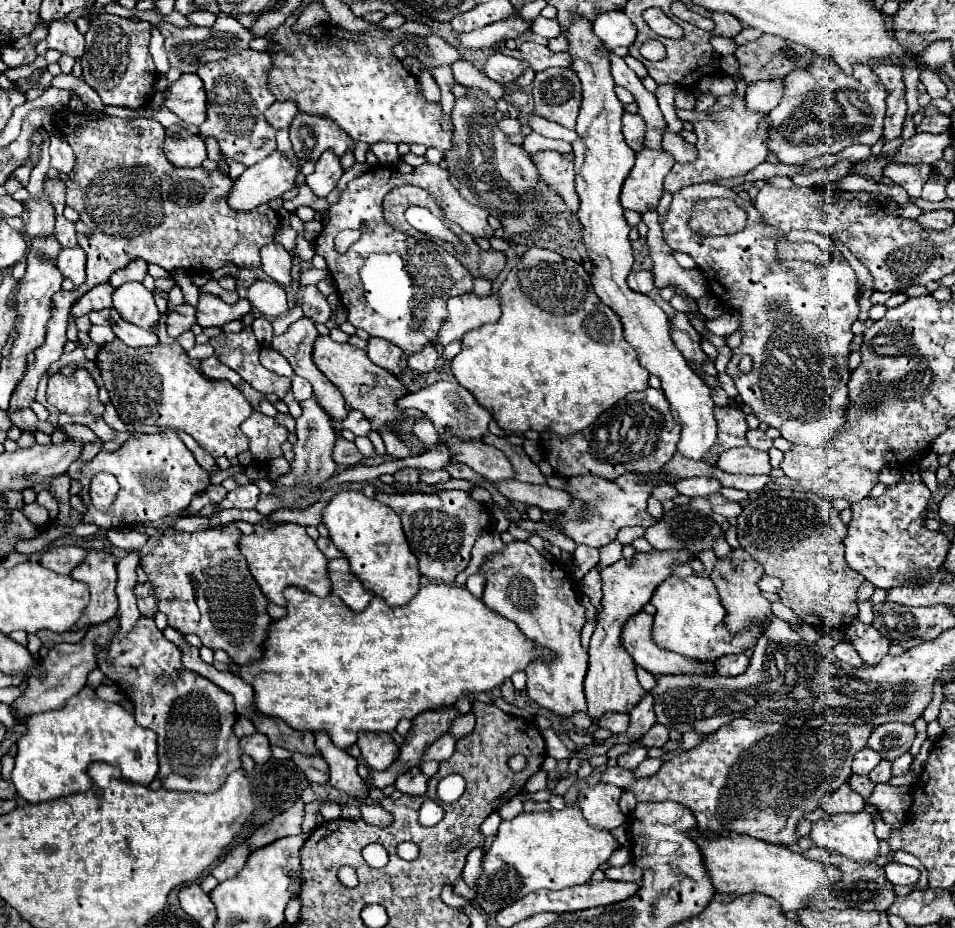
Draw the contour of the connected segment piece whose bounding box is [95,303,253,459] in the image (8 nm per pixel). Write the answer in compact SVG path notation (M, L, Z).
M183 303L173 313L169 313L169 319L167 319L167 333L175 339L171 345L155 345L155 347L131 349L125 343L121 343L119 339L115 339L113 343L107 343L107 345L103 345L99 349L95 363L97 363L99 371L101 371L101 377L103 377L103 383L105 383L107 391L109 391L111 403L117 409L123 423L133 425L133 427L157 425L157 427L169 427L169 429L185 431L211 457L225 455L227 459L231 459L231 457L237 457L241 451L249 449L249 439L243 435L239 425L251 415L253 407L243 397L243 393L237 391L229 381L211 381L211 379L207 379L197 369L197 361L191 361L191 357L187 357L185 349L177 343L177 337L181 333L189 331L193 323L195 323L195 307Z

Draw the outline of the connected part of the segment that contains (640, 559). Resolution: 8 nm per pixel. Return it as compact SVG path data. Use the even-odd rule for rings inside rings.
M651 551L651 553L637 553L631 561L619 559L619 563L601 569L603 609L597 615L597 627L591 637L589 667L585 677L585 697L589 707L587 713L593 717L593 721L599 719L605 711L627 713L645 697L645 691L641 689L635 677L635 663L621 643L621 631L629 621L629 617L637 615L643 609L643 605L649 603L657 585L671 575L669 567L673 563L687 563L689 559L691 555L685 555L685 551L667 551L667 553Z

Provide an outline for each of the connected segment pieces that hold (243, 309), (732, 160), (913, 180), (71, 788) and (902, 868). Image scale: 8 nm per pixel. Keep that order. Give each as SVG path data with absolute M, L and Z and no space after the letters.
M201 293L197 303L197 323L201 327L223 327L229 321L241 319L251 311L247 299L239 299L237 303L229 305L217 295Z
M735 93L733 105L719 111L677 111L677 117L691 123L697 133L697 159L693 163L675 163L665 179L665 191L675 193L681 187L697 183L717 183L721 179L733 179L747 175L753 167L765 161L769 151L765 151L765 119L767 115L749 113L745 109L745 99Z
M889 165L885 169L885 175L899 183L913 199L921 195L921 187L929 179L929 173L929 165Z
M83 687L77 695L73 695L61 709L55 711L45 711L45 713L35 713L25 719L25 733L19 737L17 747L19 753L15 757L15 769L13 769L13 785L17 789L17 795L21 795L29 803L41 803L41 801L51 801L69 793L77 791L87 791L91 787L91 777L87 775L87 765L91 761L105 761L113 767L119 767L123 771L123 777L133 781L133 783L143 783L149 785L157 771L157 733L145 727L139 727L135 723L135 717L125 711L121 705L103 701L97 697L95 689Z
M895 861L885 865L885 873L887 873L887 879L893 885L909 885L911 887L919 879L919 869L909 867L909 865L901 865L901 863L895 863Z

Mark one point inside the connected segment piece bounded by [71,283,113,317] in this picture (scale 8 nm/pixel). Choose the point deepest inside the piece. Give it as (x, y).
(99, 297)

